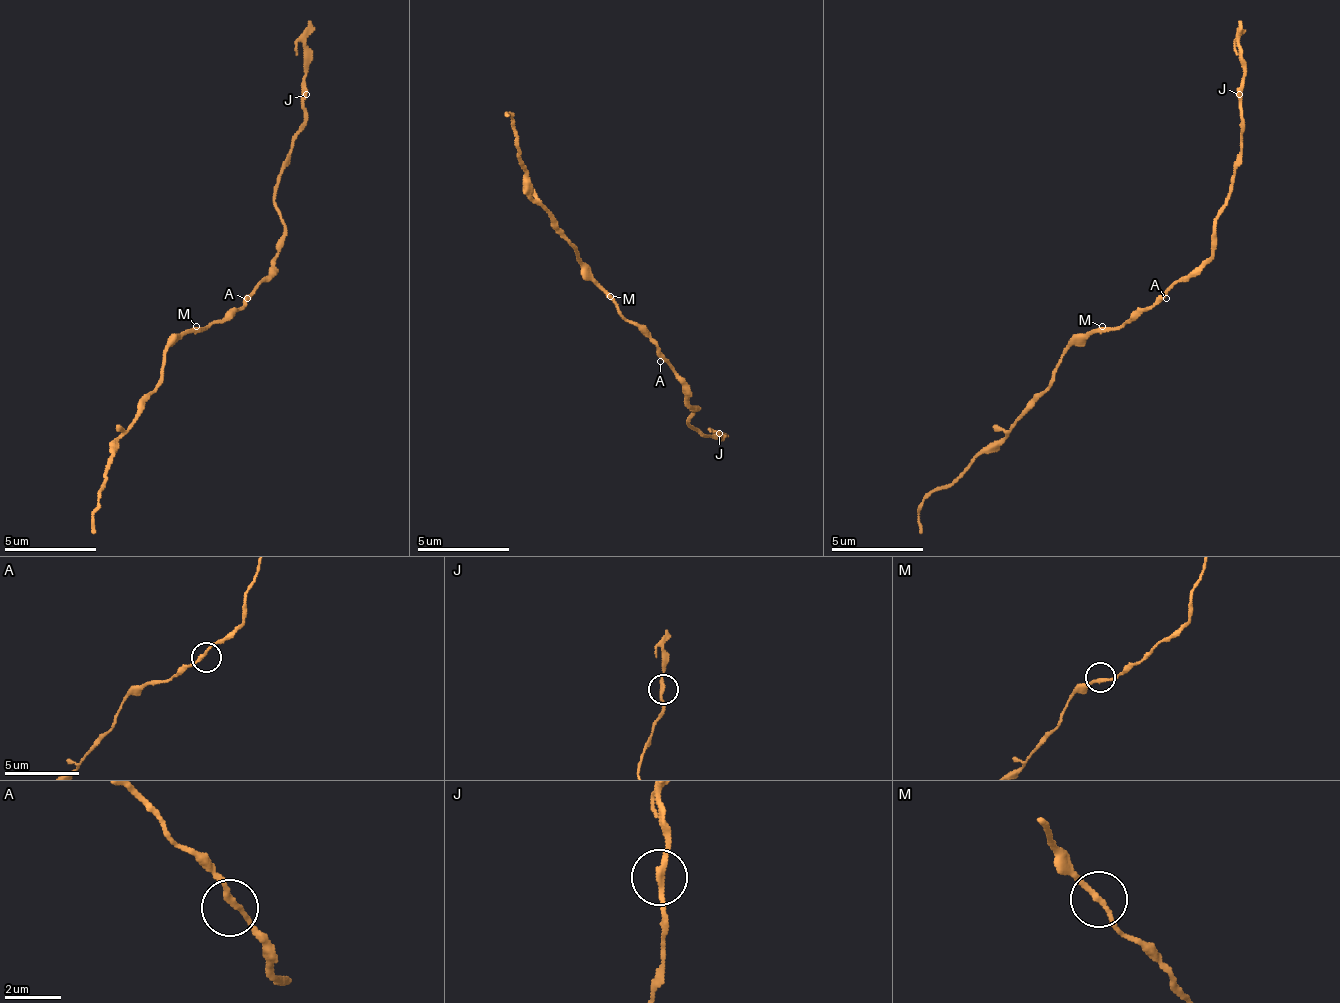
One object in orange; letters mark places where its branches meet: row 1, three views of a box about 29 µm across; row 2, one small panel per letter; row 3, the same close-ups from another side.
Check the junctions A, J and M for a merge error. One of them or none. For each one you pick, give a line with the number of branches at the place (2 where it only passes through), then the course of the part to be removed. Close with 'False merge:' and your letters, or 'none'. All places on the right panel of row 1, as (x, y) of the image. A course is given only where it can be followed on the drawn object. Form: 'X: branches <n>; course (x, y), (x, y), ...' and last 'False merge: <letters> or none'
J: branches 2; course (1240, 95), (1240, 22)
False merge: J

